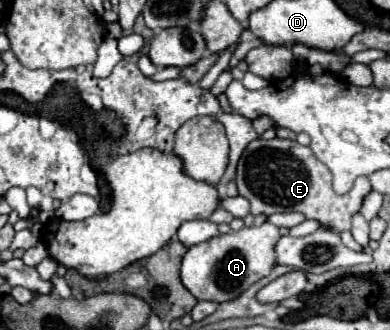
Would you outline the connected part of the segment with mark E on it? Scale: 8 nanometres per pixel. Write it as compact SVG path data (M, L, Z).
M256 138L246 146L238 162L236 186L240 196L250 200L254 216L258 214L270 216L276 212L296 210L302 212L306 218L316 218L322 226L330 226L334 232L350 230L352 216L360 212L366 194L372 190L370 180L366 176L360 176L348 194L338 196L334 192L332 172L312 154L312 150L294 140L282 140L282 138L274 140Z

